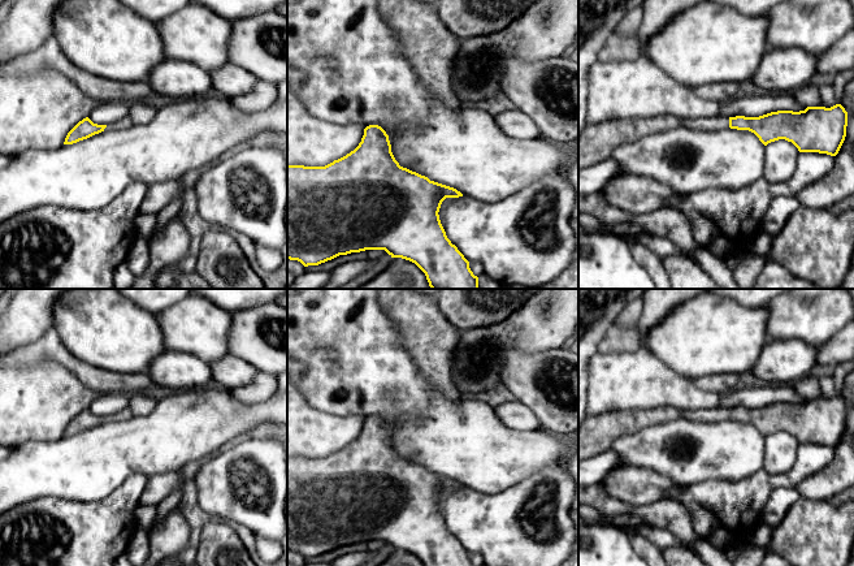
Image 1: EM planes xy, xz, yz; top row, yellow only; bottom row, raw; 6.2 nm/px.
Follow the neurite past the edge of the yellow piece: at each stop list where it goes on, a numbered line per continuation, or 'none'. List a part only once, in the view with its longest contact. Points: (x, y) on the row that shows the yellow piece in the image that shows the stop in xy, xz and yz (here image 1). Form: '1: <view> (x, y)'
1: yz (716, 122)

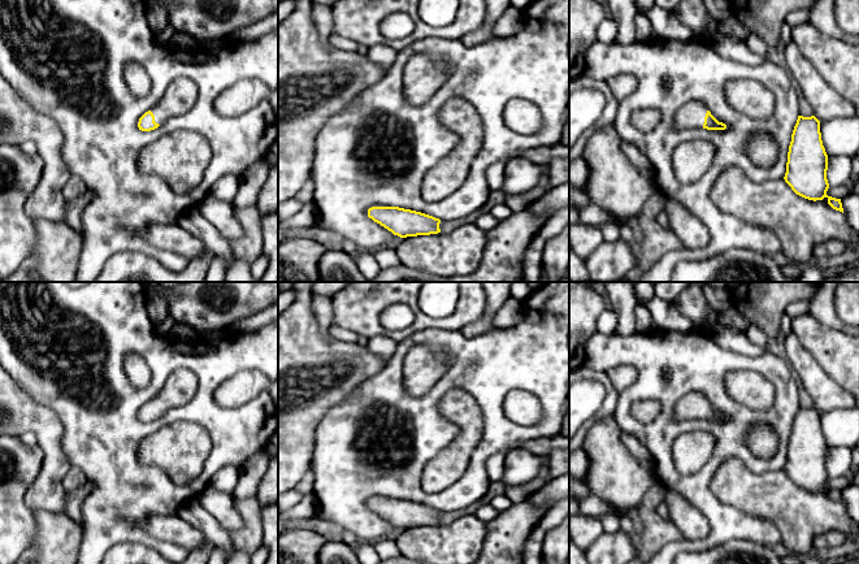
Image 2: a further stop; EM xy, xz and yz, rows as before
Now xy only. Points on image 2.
1: xy (181, 95)

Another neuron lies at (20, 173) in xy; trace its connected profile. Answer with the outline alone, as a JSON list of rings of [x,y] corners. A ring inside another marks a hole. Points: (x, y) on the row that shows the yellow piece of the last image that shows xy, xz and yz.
[[[0,144],[0,277],[4,279],[22,266],[38,243],[35,221],[25,213],[25,203],[42,179],[43,159],[26,155],[19,146]]]

